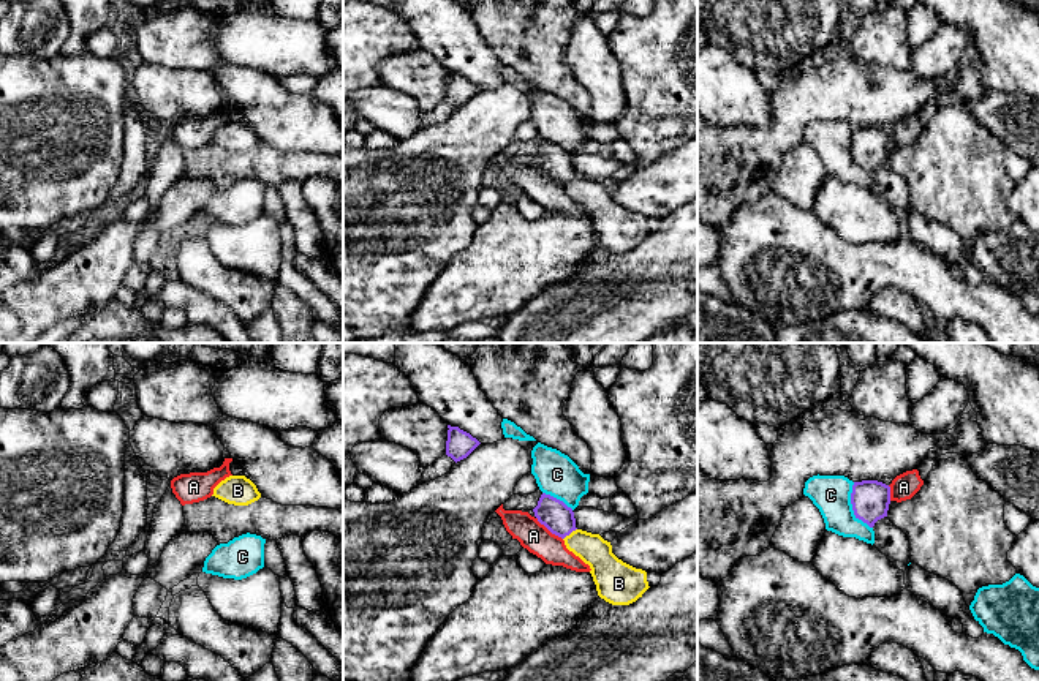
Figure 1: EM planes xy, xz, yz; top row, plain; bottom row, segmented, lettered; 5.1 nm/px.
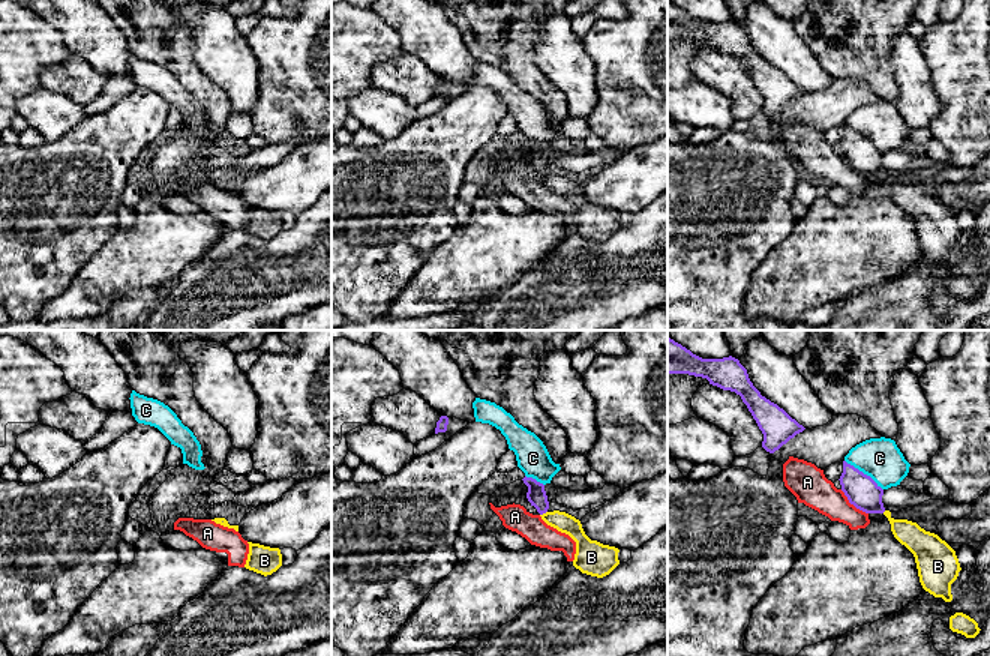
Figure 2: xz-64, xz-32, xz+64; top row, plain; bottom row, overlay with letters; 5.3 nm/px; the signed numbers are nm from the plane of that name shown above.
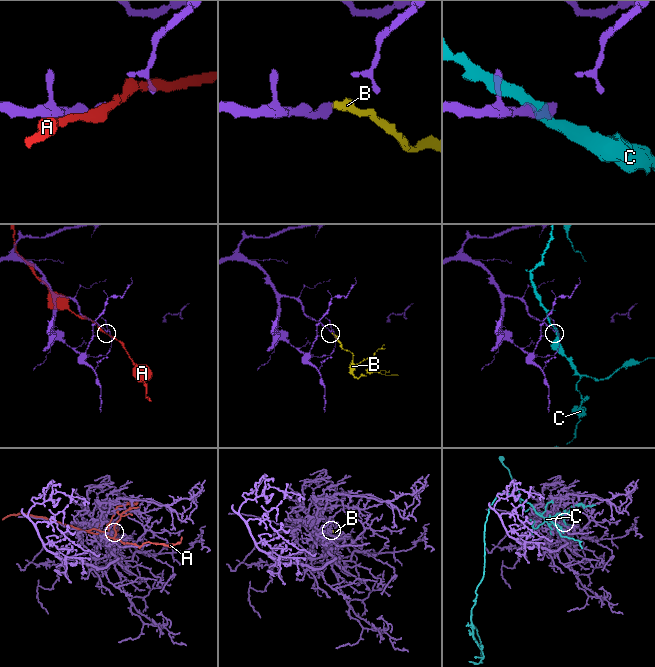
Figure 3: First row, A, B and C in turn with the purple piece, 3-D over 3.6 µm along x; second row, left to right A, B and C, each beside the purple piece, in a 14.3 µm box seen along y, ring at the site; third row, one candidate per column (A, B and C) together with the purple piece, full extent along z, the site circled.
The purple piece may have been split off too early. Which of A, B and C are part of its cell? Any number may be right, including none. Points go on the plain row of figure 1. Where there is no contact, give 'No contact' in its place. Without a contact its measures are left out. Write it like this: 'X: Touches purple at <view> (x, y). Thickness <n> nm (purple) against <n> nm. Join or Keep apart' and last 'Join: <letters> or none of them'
A: Touches purple at xz (549, 176). Thickness 160 nm (purple) against 150 nm. Keep apart
B: Touches purple at xz (570, 179). Thickness 160 nm (purple) against 160 nm. Join
C: Touches purple at yz (853, 154). Thickness 200 nm (purple) against 190 nm. Keep apart
Join: B

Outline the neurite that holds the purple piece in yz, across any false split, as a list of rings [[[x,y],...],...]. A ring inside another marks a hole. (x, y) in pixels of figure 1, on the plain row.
[[[878,126],[854,128],[851,150],[856,164],[873,174],[878,166],[887,163],[890,133]]]

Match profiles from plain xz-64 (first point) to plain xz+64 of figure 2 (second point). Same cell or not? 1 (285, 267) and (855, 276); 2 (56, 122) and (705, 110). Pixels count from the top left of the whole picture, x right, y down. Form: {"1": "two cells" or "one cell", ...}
{"1": "two cells", "2": "one cell"}

